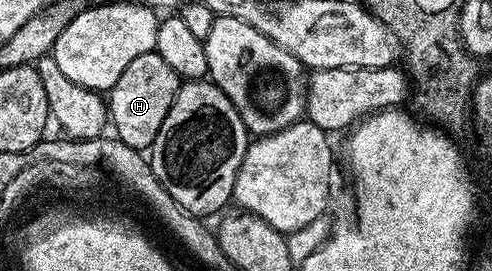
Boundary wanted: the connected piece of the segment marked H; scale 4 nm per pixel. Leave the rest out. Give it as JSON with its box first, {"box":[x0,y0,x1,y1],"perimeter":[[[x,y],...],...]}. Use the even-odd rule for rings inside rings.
{"box":[106,52,182,153],"perimeter":[[[158,52],[142,53],[142,57],[134,57],[122,77],[112,87],[106,99],[110,116],[110,127],[115,138],[141,153],[151,148],[158,137],[158,129],[162,129],[162,121],[166,121],[166,113],[170,113],[170,105],[178,93],[182,80]]]}

